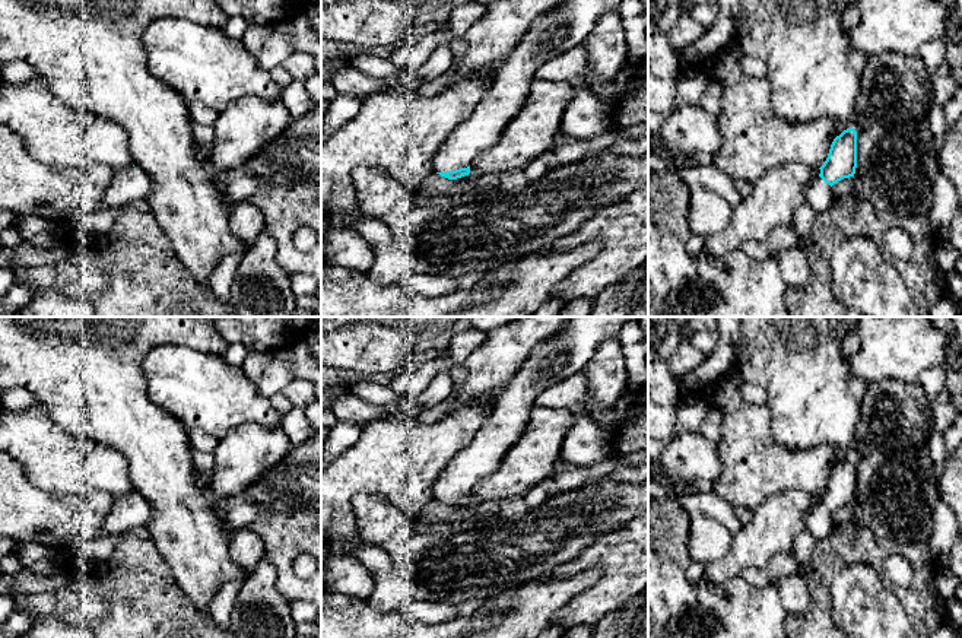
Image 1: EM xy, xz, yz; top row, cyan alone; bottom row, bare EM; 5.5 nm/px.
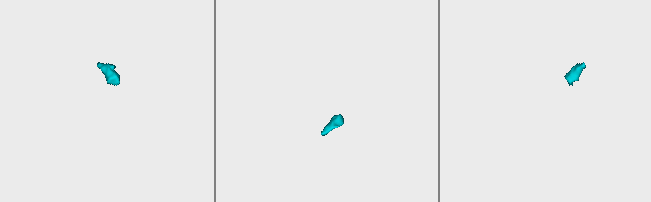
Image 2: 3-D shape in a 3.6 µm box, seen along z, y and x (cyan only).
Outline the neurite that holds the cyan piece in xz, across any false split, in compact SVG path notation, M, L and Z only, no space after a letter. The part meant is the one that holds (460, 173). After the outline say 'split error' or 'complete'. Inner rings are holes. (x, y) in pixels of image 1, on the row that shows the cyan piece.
M565 0L524 34L498 70L473 115L458 126L434 156L434 172L448 180L470 174L473 159L492 147L526 102L536 72L547 60L582 44L597 19L622 0Z; split error

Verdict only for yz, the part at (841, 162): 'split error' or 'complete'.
split error

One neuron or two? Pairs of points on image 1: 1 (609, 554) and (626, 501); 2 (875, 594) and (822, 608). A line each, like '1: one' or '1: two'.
1: two
2: two

